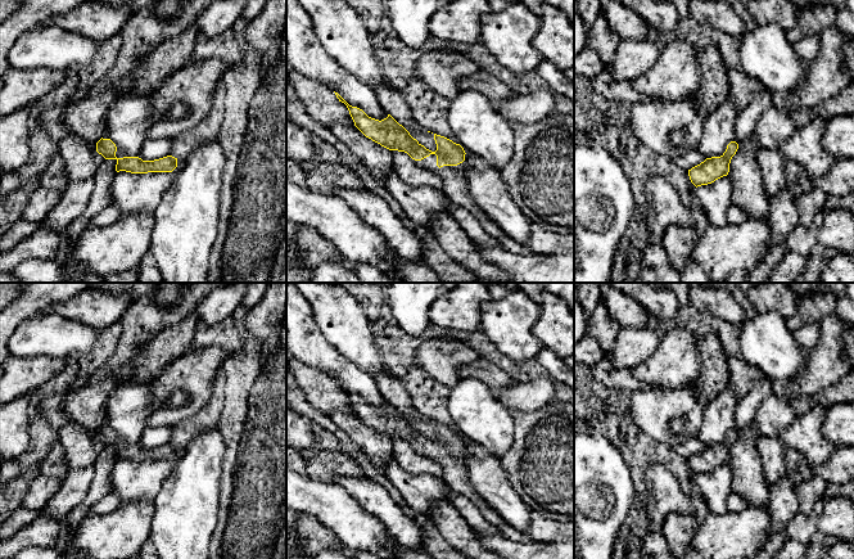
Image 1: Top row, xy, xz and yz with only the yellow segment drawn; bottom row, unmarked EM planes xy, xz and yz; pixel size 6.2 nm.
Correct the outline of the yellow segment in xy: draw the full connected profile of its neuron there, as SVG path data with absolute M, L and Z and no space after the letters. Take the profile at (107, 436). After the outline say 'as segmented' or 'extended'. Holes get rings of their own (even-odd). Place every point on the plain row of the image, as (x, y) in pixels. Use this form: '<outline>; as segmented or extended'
M100 427L96 430L96 439L105 447L116 447L116 459L126 459L131 461L148 460L172 460L177 455L177 446L167 443L154 448L143 448L140 442L127 445L110 427Z; extended

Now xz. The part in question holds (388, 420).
M335 380L336 386L339 387L339 389L344 391L349 398L349 402L354 410L354 414L369 427L371 427L372 429L380 432L381 434L389 437L389 438L398 438L398 439L405 439L407 441L412 447L414 450L421 455L421 456L425 456L425 457L429 457L431 459L433 461L435 461L443 470L443 474L442 474L442 479L443 482L455 492L467 497L469 500L471 500L482 511L482 514L484 515L484 518L491 523L493 524L494 527L497 527L501 532L502 536L510 538L510 540L514 540L514 541L530 541L530 542L534 542L534 544L545 544L542 541L532 541L532 540L528 540L525 533L514 528L512 526L510 526L509 523L506 523L473 488L473 486L470 484L469 482L469 478L467 478L467 474L466 474L466 466L465 466L465 456L462 455L462 450L465 448L465 438L464 436L460 433L460 432L456 432L453 430L452 428L444 425L444 424L440 424L440 423L437 423L434 421L434 428L435 428L435 432L437 432L437 438L435 439L431 439L429 437L426 437L424 433L421 433L416 427L414 427L410 420L402 414L399 413L390 402L388 402L387 406L379 409L379 407L375 407L375 406L371 406L369 405L362 397L357 396L357 395L352 395L349 393L338 380Z; extended

